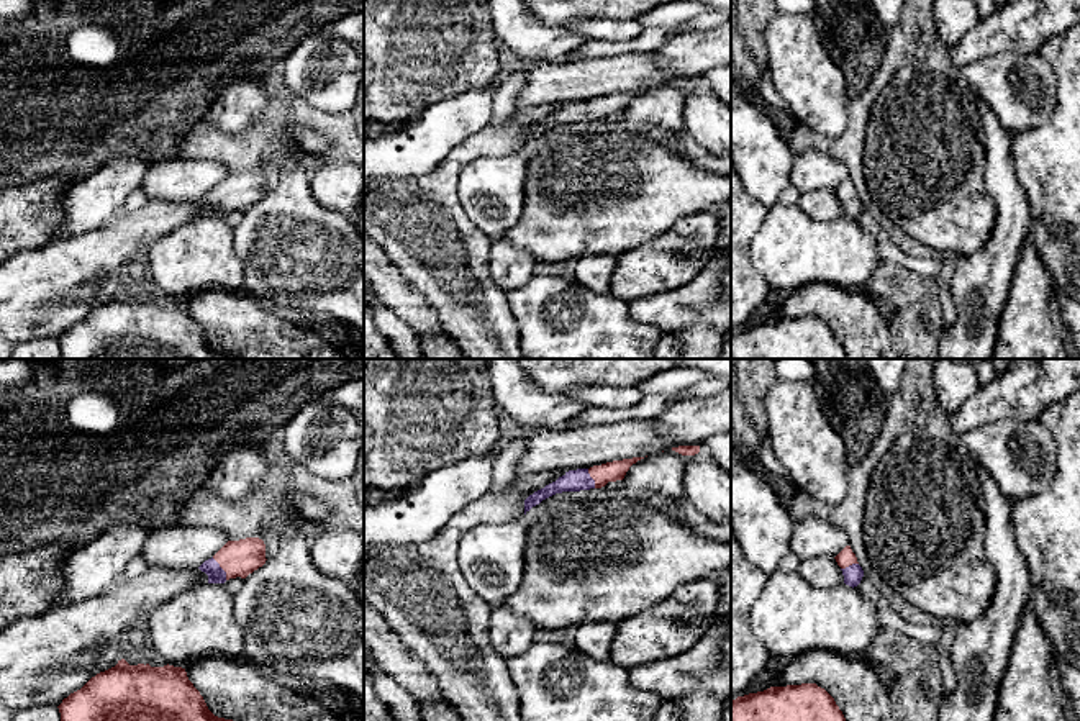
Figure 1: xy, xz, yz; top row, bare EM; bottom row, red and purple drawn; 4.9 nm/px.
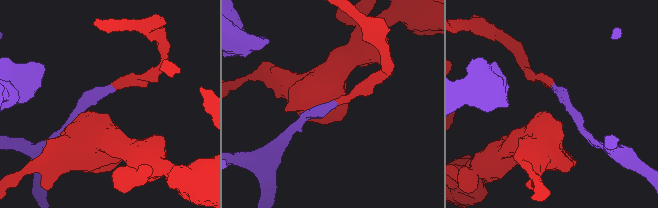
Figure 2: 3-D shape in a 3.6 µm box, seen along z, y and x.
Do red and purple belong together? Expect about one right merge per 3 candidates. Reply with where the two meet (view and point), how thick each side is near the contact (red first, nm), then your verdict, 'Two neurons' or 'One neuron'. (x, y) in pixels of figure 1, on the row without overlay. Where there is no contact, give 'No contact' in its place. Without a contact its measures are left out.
Touches red at xy (222, 200). Thickness 180 nm (red) against 80 nm. One neuron

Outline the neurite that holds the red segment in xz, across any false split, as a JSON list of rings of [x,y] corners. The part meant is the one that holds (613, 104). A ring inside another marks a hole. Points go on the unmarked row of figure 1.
[[[644,90],[613,93],[601,98],[593,98],[590,102],[569,103],[562,110],[559,110],[556,115],[529,128],[524,133],[524,147],[533,139],[539,138],[542,133],[556,126],[601,121],[608,115],[623,113],[629,100],[641,92]]]

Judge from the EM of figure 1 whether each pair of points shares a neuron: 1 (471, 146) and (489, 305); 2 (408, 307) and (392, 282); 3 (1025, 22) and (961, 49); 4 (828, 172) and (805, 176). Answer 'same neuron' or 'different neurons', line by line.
1: same neuron
2: same neuron
3: same neuron
4: same neuron

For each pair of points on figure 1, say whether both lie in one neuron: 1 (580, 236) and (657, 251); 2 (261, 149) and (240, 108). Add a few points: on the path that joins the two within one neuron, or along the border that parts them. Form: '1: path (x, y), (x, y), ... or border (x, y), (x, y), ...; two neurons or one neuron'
1: border (671, 225), (625, 249), (612, 274); two neurons
2: border (267, 94), (267, 108), (248, 130), (225, 135); two neurons

